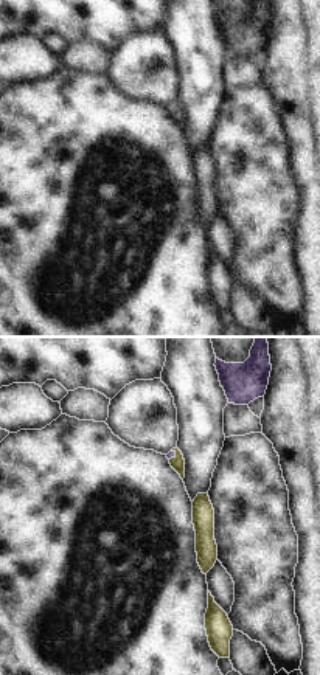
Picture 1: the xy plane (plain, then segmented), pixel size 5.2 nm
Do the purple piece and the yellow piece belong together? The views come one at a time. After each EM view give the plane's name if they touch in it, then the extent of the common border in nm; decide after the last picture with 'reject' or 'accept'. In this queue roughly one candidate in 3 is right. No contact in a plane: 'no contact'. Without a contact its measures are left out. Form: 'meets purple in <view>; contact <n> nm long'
meets purple in xy; contact 60 nm long

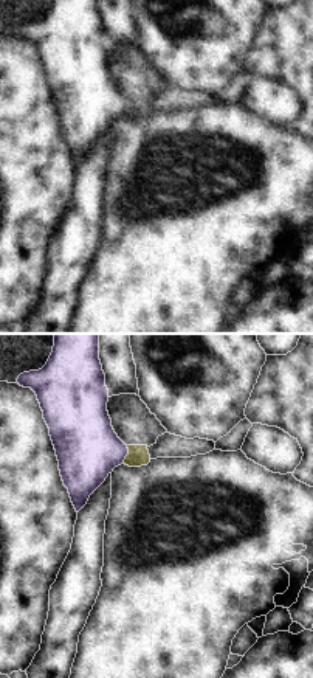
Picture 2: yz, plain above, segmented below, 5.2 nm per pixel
meets purple in yz; contact 100 nm long

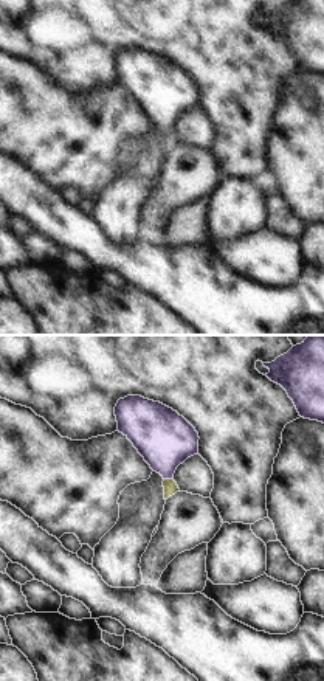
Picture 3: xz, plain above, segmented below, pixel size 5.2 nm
meets purple in xz; contact 40 nm long

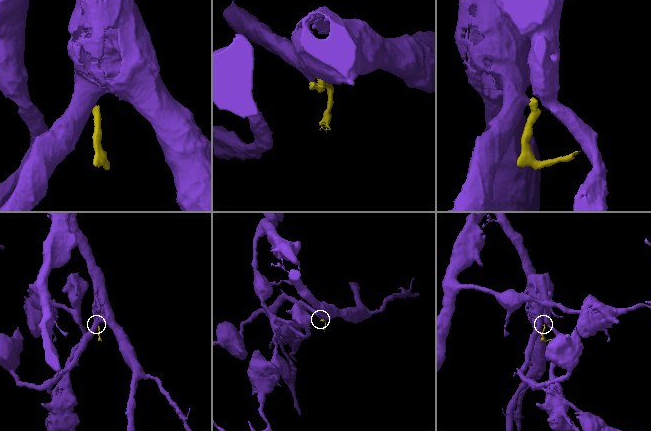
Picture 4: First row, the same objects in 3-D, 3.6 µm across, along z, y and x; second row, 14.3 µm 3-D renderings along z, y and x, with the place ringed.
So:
accept

